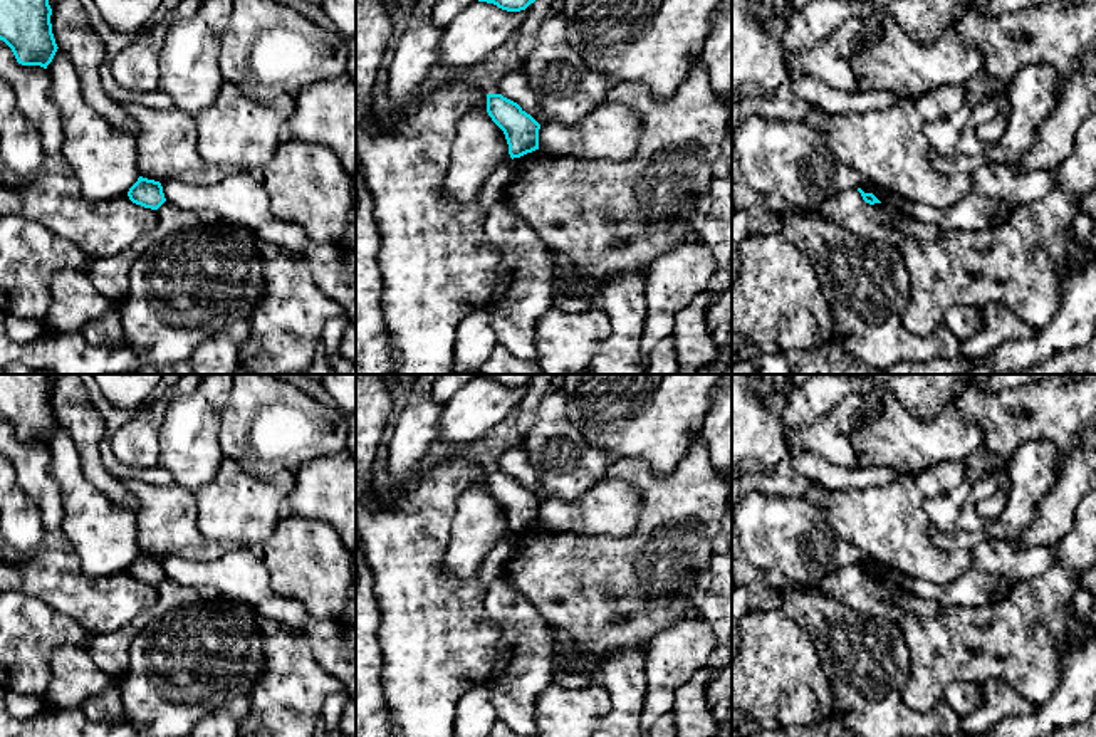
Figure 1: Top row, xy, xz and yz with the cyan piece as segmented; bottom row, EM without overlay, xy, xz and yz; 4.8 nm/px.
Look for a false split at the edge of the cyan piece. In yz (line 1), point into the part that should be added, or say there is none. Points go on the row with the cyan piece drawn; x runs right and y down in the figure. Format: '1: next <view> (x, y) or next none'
1: next none

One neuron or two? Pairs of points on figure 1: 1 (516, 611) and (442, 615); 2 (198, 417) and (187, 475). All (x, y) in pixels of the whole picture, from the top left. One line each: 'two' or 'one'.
1: two
2: one

